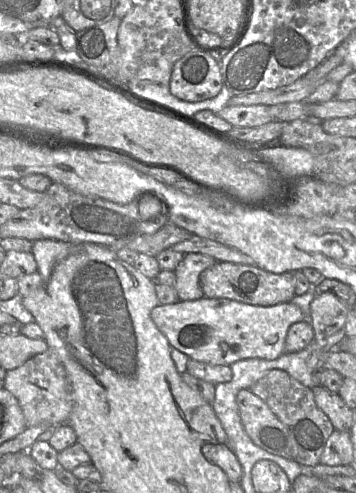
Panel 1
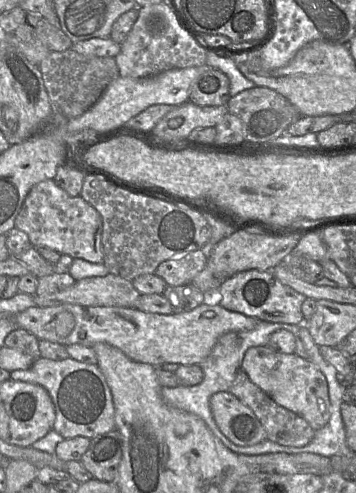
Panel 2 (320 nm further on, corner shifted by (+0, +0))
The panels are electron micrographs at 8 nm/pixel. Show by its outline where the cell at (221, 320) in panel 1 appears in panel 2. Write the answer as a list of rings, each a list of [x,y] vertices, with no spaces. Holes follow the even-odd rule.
[[[214,291],[204,293],[205,300],[193,310],[174,312],[169,315],[152,314],[135,308],[121,307],[85,307],[75,304],[63,304],[52,307],[34,306],[13,317],[16,327],[33,334],[39,340],[47,340],[63,346],[80,344],[92,347],[96,343],[106,343],[121,350],[130,359],[160,368],[165,363],[180,365],[200,364],[212,351],[218,339],[231,331],[250,331],[258,320],[242,313],[230,311],[216,302]]]

